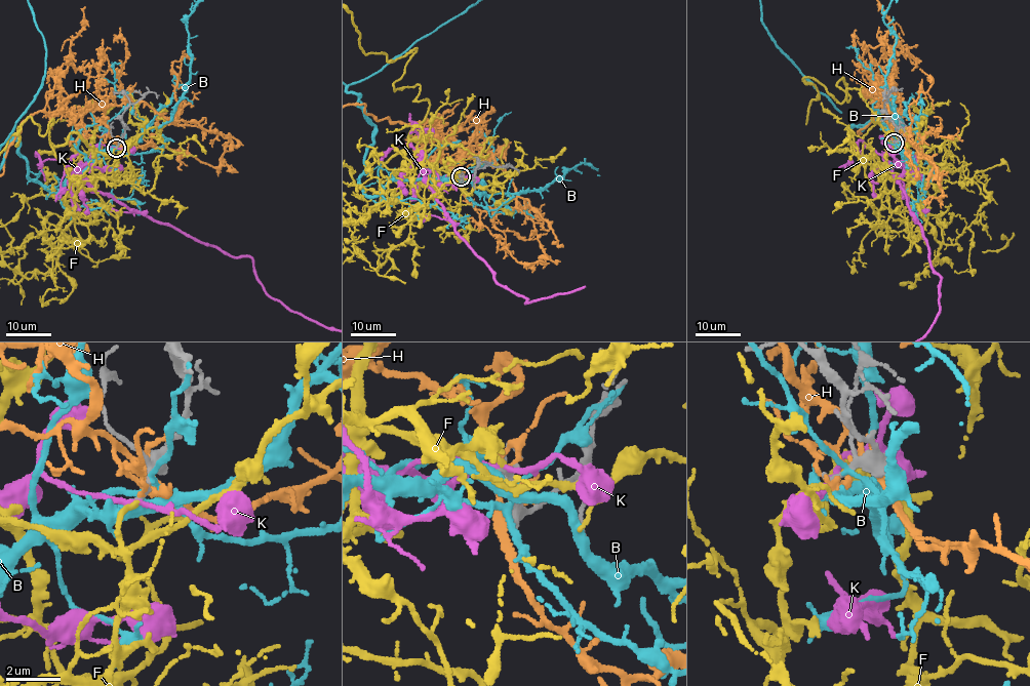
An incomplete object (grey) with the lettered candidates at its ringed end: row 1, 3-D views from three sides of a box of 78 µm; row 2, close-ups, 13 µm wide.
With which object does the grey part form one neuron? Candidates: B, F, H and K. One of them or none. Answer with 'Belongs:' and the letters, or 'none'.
Belongs: F

